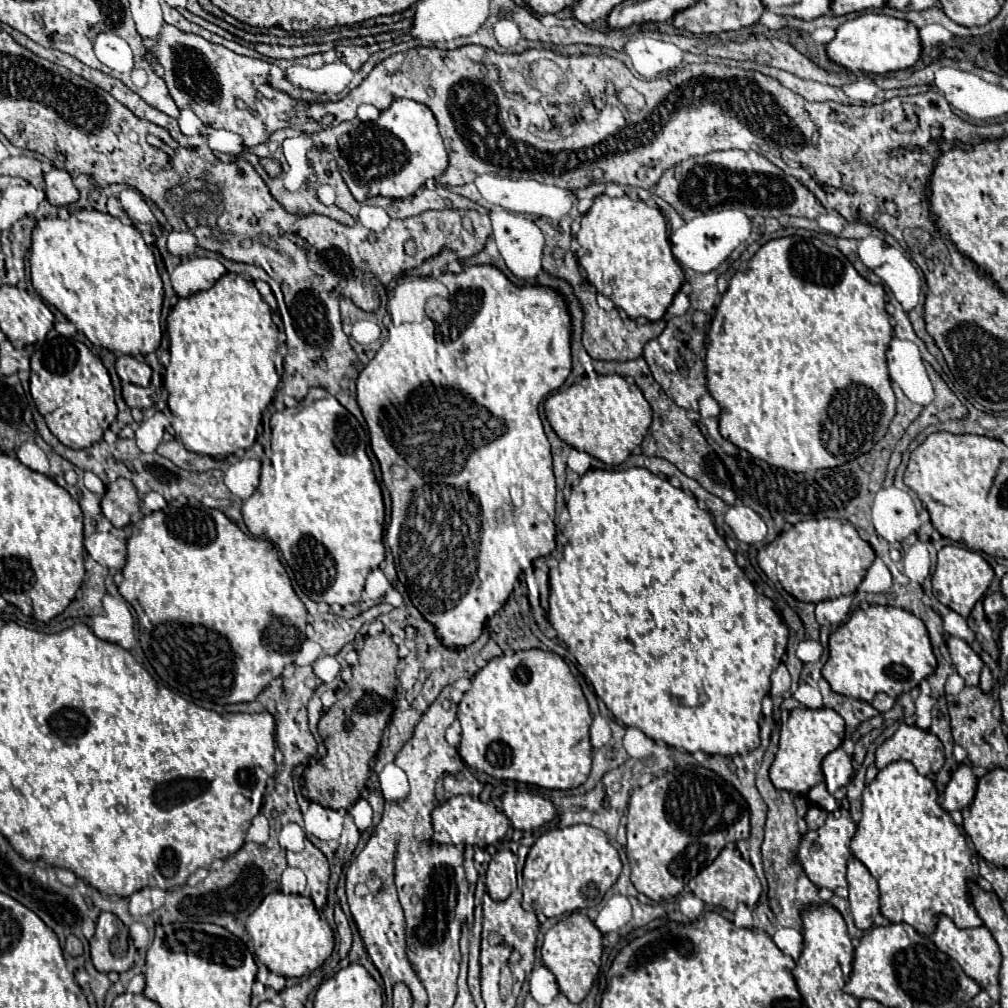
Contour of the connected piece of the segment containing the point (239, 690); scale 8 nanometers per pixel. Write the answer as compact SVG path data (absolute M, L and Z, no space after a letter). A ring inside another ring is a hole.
M188 499L170 501L166 509L144 515L132 529L134 529L134 533L128 539L128 557L126 557L126 565L122 569L124 581L118 585L118 589L120 589L122 597L138 613L140 643L142 643L142 649L144 649L148 661L152 663L154 671L158 673L158 677L164 683L168 683L170 689L174 689L178 695L182 695L186 699L212 701L212 703L222 703L222 705L254 701L268 687L268 683L272 679L282 675L286 665L294 663L294 659L300 651L300 645L306 639L308 611L306 611L304 603L300 601L300 597L292 589L290 577L288 577L284 565L280 563L278 549L268 539L256 539L256 537L248 537L246 533L242 533L240 527L234 521L230 521L220 509L208 509L202 503L188 501Z

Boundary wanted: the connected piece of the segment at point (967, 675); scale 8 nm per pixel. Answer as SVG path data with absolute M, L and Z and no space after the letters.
M950 637L948 639L948 653L952 657L952 663L956 665L958 673L964 677L966 685L978 685L980 683L980 673L982 673L982 659L980 655L962 639L958 637Z

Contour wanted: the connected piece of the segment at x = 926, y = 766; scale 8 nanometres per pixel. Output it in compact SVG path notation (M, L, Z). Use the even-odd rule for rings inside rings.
M902 723L898 731L886 739L876 751L876 767L884 769L894 761L910 761L922 775L938 773L944 765L942 741L916 725Z

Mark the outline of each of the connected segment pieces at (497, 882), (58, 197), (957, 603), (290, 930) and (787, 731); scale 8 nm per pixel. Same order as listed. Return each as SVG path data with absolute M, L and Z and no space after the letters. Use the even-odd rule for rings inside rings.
M510 850L492 856L486 871L486 887L494 901L504 901L517 888L516 864L517 856Z
M52 169L50 173L44 175L44 181L46 181L44 191L46 191L46 197L52 205L66 207L66 205L78 201L80 193L74 187L72 177L66 169Z
M946 545L938 551L936 571L932 575L932 591L940 603L944 603L946 607L950 607L962 617L968 617L974 603L980 601L988 591L992 579L994 579L994 569L988 565L988 561L980 553L962 549L958 545Z
M270 893L248 917L248 935L254 943L258 959L276 975L304 977L318 969L334 949L334 933L318 915L310 897Z
M798 707L790 711L790 719L782 727L780 735L780 747L776 753L776 759L770 767L770 779L774 787L804 795L810 787L824 781L824 775L820 771L822 759L838 749L844 741L844 719L834 709L806 709Z

